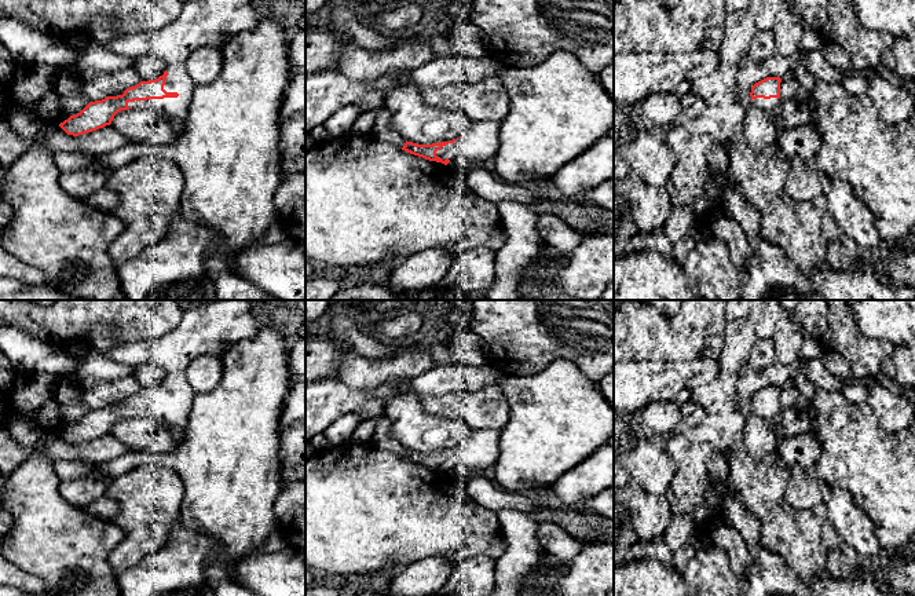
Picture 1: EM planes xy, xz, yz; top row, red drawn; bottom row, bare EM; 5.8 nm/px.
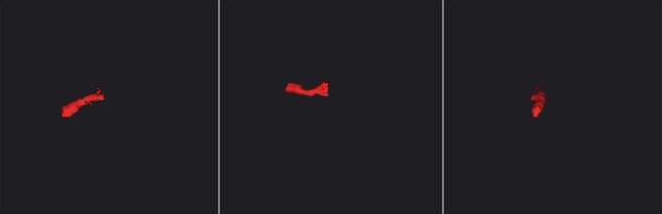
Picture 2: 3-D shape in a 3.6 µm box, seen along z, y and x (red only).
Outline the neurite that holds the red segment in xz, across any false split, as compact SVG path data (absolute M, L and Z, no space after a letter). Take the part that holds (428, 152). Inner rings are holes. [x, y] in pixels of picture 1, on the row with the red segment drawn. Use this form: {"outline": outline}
{"outline": "M497 121L472 123L471 127L457 139L432 145L405 143L402 150L447 165L457 157L468 157L473 162L482 164L495 157L499 147L499 125Z"}

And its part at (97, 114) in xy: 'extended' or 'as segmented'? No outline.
extended

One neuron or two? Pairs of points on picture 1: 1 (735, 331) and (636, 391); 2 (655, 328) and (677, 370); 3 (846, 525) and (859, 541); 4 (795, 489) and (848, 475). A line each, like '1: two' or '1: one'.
1: two
2: two
3: one
4: two

